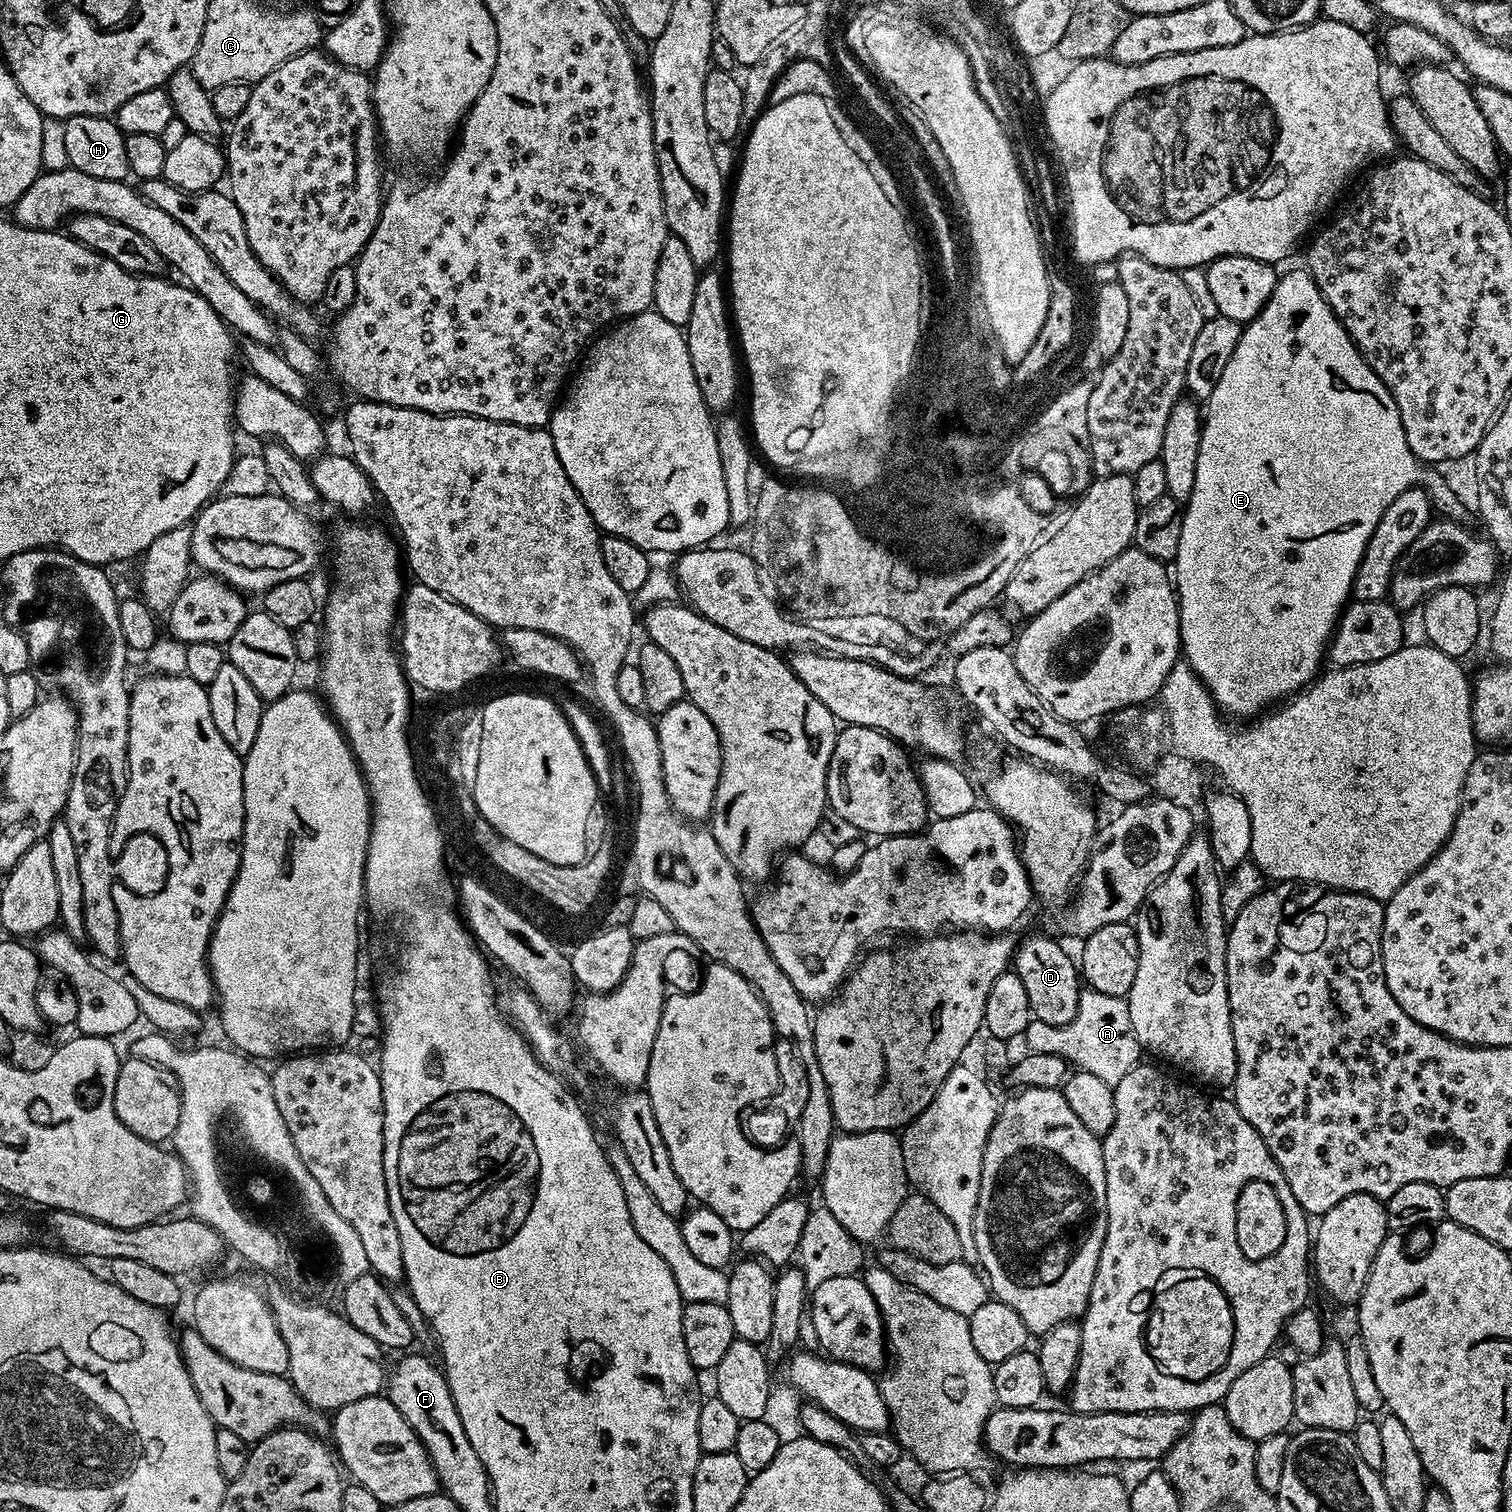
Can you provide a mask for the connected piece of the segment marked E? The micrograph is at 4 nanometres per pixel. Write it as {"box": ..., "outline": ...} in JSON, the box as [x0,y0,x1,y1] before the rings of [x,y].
{"box":[1174,270,1472,717],"outline":[[[1307,270],[1288,272],[1285,276],[1283,273],[1277,279],[1274,294],[1266,302],[1263,312],[1259,316],[1255,316],[1249,324],[1243,325],[1238,346],[1234,350],[1234,354],[1230,354],[1230,362],[1226,362],[1226,370],[1222,370],[1222,378],[1218,378],[1218,386],[1214,386],[1214,394],[1210,394],[1210,398],[1206,401],[1206,415],[1203,417],[1202,427],[1200,429],[1198,474],[1194,474],[1194,490],[1186,502],[1184,521],[1182,522],[1182,538],[1178,538],[1178,554],[1174,561],[1174,567],[1176,567],[1176,572],[1174,568],[1174,591],[1177,600],[1180,602],[1180,646],[1182,656],[1186,663],[1196,671],[1196,677],[1208,688],[1208,693],[1215,700],[1216,707],[1220,709],[1221,713],[1227,714],[1229,717],[1259,717],[1269,706],[1276,706],[1281,702],[1287,701],[1289,698],[1297,695],[1301,690],[1307,689],[1308,685],[1317,679],[1318,673],[1321,671],[1320,663],[1325,663],[1326,660],[1326,645],[1331,641],[1333,632],[1336,631],[1336,621],[1340,619],[1342,609],[1349,603],[1352,596],[1352,583],[1356,577],[1358,566],[1362,562],[1362,554],[1370,542],[1370,534],[1374,534],[1374,526],[1378,526],[1378,518],[1382,518],[1382,514],[1386,514],[1386,506],[1390,506],[1390,502],[1394,502],[1394,498],[1398,498],[1398,494],[1402,494],[1402,490],[1415,487],[1423,488],[1428,496],[1428,500],[1432,504],[1433,511],[1441,519],[1448,519],[1454,521],[1456,524],[1463,525],[1468,522],[1467,519],[1471,518],[1472,512],[1449,489],[1449,485],[1440,476],[1438,470],[1436,468],[1429,469],[1428,476],[1424,476],[1424,471],[1426,471],[1425,465],[1410,450],[1410,446],[1406,442],[1406,434],[1402,430],[1402,418],[1398,414],[1398,406],[1394,402],[1390,390],[1386,390],[1386,386],[1380,381],[1378,374],[1374,374],[1372,367],[1364,361],[1364,355],[1357,350],[1355,342],[1348,337],[1348,332],[1341,326],[1339,318],[1333,314],[1330,306],[1322,298],[1322,294],[1318,290],[1314,278]]]}

